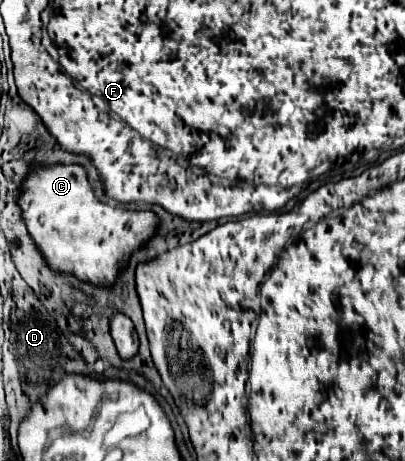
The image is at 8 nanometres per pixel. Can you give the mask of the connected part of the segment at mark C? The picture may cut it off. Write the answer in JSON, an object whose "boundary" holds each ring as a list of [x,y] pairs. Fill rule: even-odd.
{"boundary":[[[81,166],[33,168],[19,198],[29,234],[41,246],[49,266],[73,272],[93,284],[111,284],[129,256],[147,244],[157,228],[153,212],[129,212],[95,198]]]}

